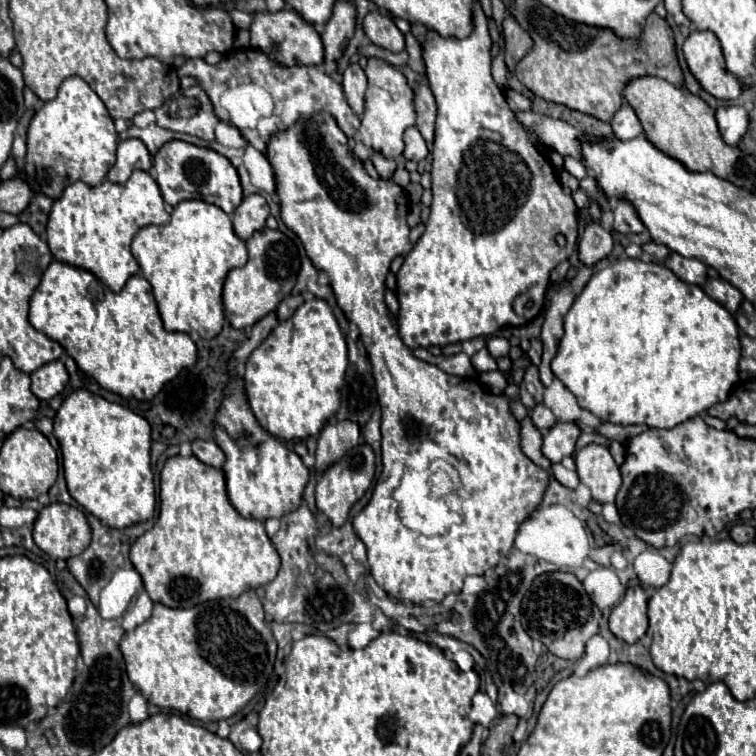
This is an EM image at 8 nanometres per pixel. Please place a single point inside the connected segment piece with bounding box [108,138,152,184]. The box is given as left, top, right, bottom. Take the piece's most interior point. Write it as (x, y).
(133, 154)

